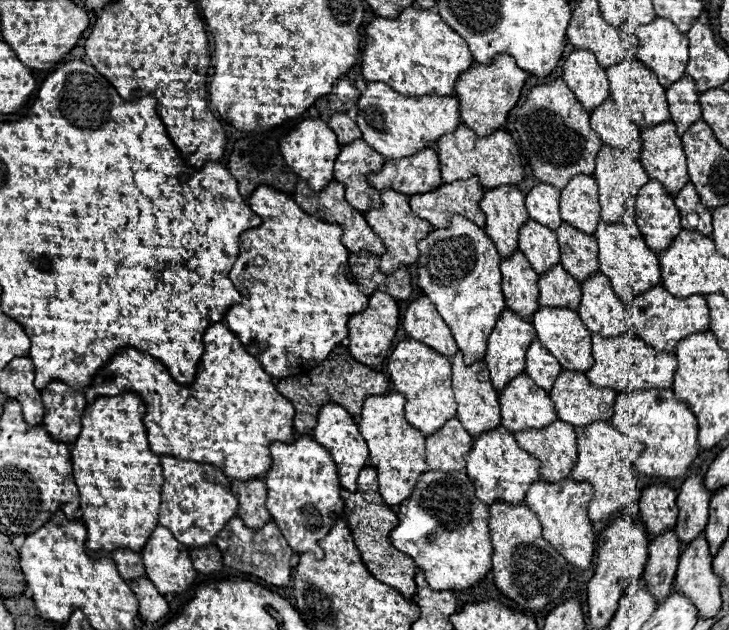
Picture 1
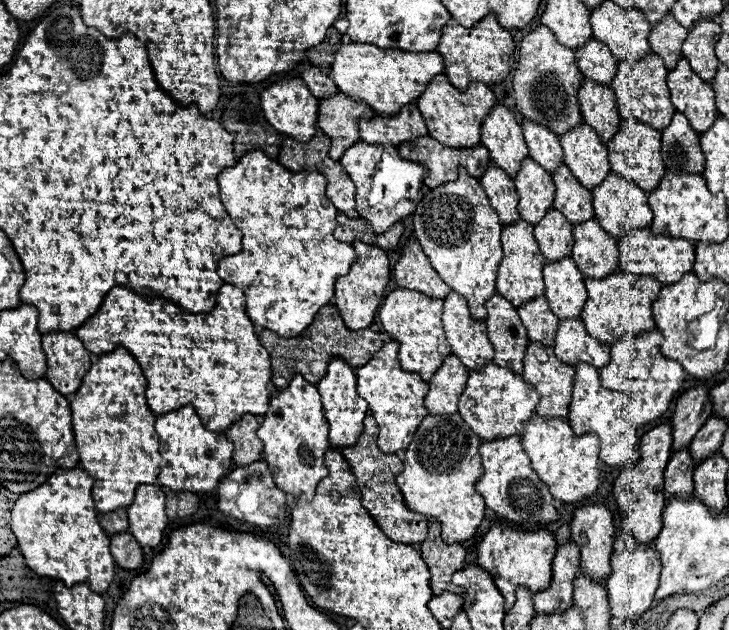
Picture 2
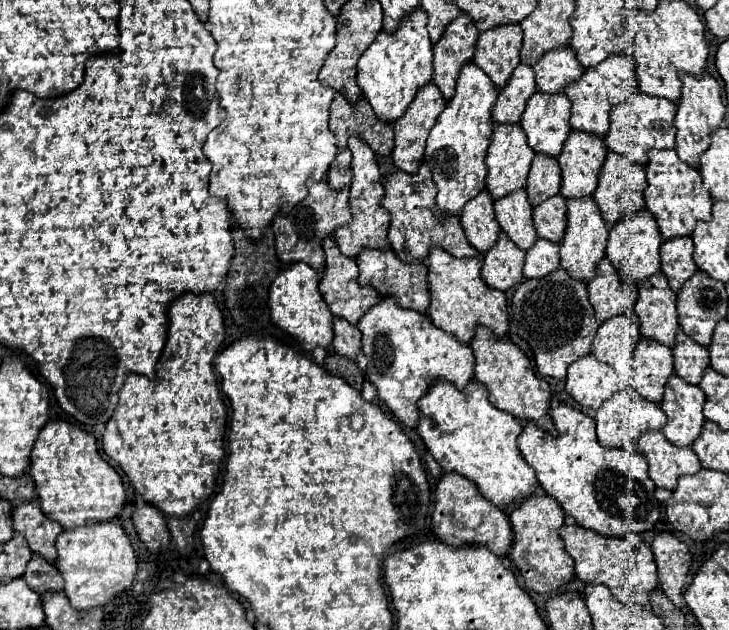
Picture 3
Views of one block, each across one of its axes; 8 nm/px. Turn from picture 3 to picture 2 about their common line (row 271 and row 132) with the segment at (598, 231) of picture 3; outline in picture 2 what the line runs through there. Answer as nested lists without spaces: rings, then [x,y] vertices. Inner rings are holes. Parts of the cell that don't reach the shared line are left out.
[[[578,124],[560,136],[564,148],[564,162],[574,176],[586,186],[596,188],[610,172],[606,144],[588,124]]]

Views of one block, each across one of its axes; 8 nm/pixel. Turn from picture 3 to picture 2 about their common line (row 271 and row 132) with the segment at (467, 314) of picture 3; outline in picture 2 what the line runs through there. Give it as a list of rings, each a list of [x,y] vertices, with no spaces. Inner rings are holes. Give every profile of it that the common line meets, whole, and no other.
[[[444,74],[434,76],[430,80],[430,84],[426,86],[426,90],[422,92],[422,96],[418,98],[418,108],[426,120],[428,136],[442,142],[444,146],[458,146],[458,148],[462,148],[462,146],[472,148],[480,142],[482,120],[484,120],[486,112],[490,112],[494,108],[494,104],[496,104],[496,96],[486,84],[474,82],[462,92],[462,90],[454,88]]]

